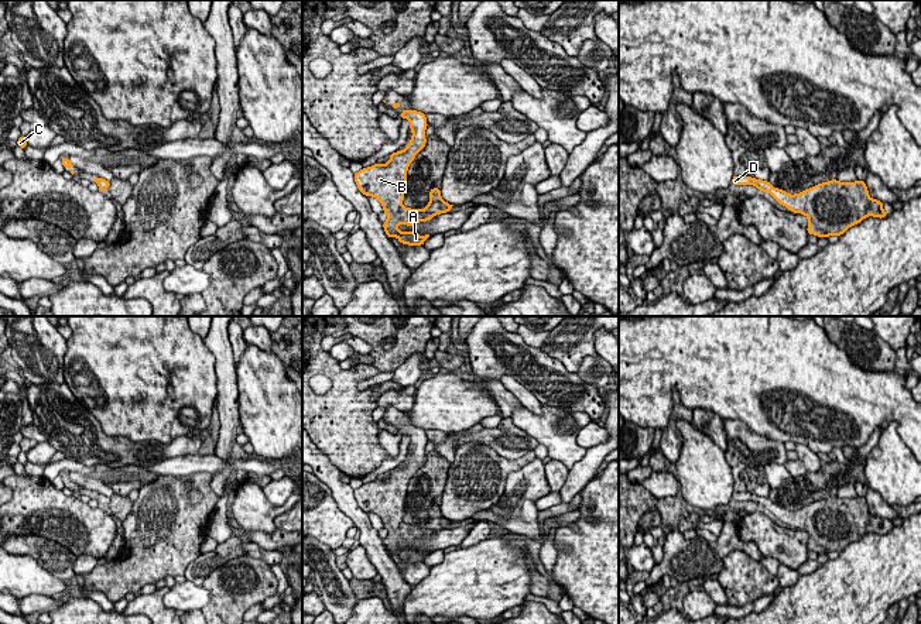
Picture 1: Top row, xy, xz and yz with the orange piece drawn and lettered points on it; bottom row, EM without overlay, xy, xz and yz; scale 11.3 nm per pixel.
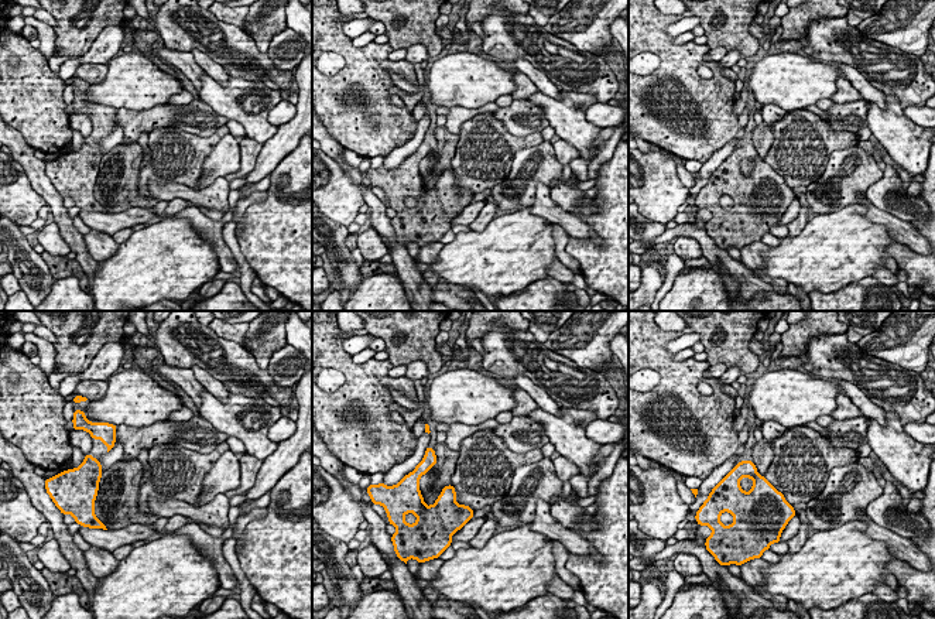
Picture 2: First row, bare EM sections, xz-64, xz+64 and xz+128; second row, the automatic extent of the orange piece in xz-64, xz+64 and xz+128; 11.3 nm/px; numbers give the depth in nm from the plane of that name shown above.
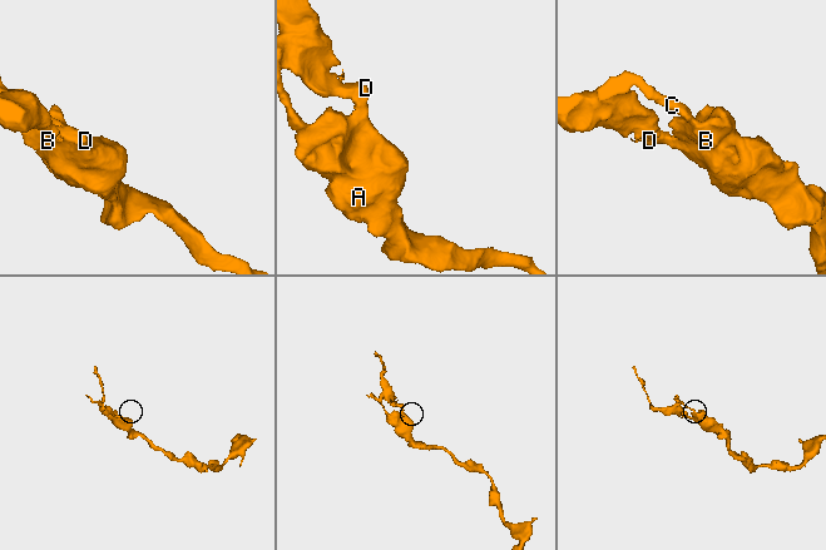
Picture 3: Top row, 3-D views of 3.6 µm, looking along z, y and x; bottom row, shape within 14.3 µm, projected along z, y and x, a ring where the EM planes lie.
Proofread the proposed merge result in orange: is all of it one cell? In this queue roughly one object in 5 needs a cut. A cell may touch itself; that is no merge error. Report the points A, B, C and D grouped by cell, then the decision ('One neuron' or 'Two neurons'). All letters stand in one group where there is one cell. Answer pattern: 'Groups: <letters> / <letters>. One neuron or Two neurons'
Groups: A B C D. One neuron

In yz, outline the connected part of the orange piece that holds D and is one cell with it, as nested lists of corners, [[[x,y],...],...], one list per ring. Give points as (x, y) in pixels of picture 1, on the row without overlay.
[[[733,491],[732,501],[753,501],[761,508],[768,508],[790,528],[805,531],[807,548],[816,553],[842,552],[869,532],[887,534],[883,518],[872,515],[866,498],[859,496],[855,498],[832,496],[794,511],[753,493]]]

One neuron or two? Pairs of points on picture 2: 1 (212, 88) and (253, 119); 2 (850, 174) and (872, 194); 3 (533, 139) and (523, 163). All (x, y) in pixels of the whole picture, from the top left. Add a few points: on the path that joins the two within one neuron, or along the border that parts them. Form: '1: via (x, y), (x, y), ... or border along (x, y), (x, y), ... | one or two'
1: via (222, 98), (232, 102), (243, 113) | one
2: border along (884, 173), (865, 195) | two
3: border along (544, 140), (520, 149), (514, 154), (509, 173) | two

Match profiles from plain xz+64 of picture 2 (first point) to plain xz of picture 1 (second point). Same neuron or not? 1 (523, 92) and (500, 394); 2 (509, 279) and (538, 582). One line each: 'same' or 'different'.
1: same
2: different

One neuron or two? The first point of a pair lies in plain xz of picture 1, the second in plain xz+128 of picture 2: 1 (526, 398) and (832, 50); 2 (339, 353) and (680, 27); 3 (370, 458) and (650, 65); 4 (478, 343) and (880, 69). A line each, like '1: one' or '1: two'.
1: two
2: one
3: two
4: one

